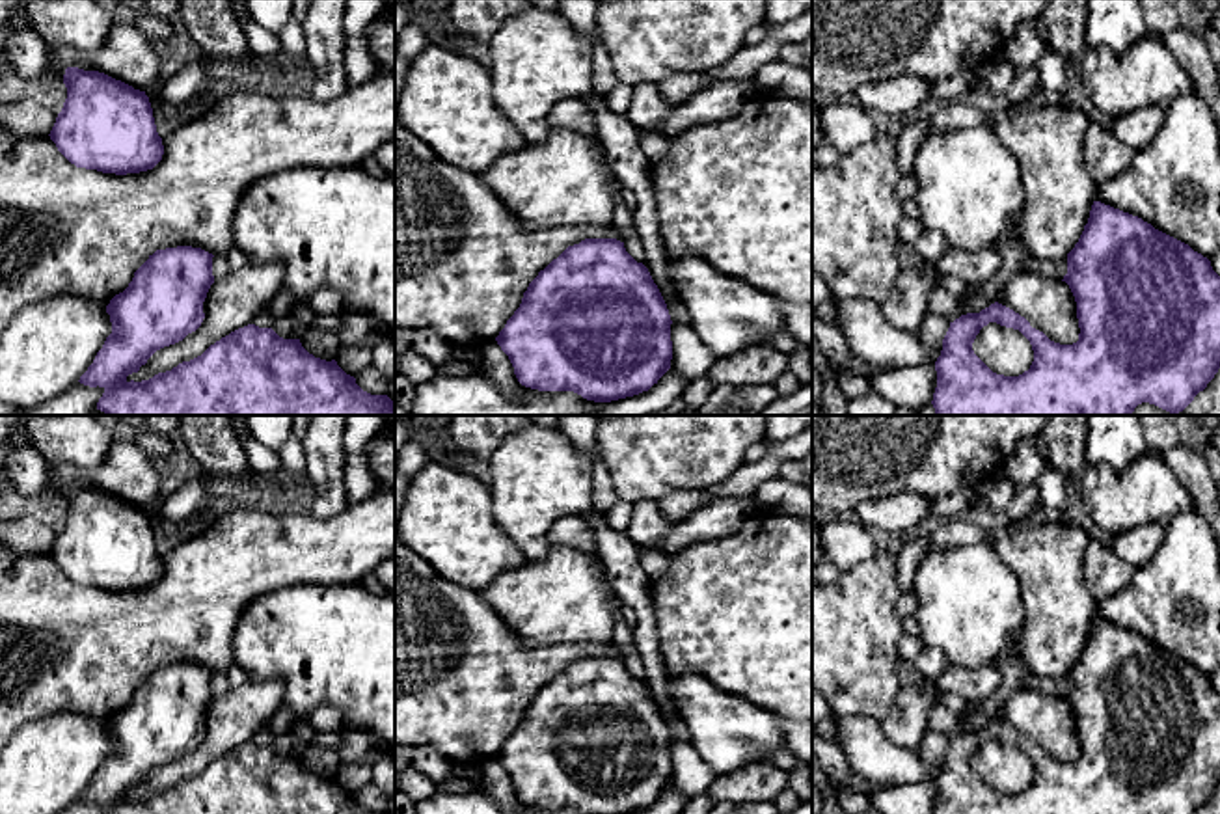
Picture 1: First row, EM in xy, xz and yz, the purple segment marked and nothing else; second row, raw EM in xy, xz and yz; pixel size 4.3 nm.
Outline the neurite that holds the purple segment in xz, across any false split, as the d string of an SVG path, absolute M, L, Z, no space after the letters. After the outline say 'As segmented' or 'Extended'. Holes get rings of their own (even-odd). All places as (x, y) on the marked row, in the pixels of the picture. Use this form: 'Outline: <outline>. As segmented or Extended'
Outline: M585 238L538 272L495 341L522 386L611 402L648 391L671 369L671 324L648 268L626 251L624 242Z. As segmented

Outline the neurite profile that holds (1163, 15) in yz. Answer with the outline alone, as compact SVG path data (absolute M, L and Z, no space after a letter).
M1140 0L1147 22L1147 34L1162 35L1175 28L1198 35L1209 26L1220 9L1220 0Z

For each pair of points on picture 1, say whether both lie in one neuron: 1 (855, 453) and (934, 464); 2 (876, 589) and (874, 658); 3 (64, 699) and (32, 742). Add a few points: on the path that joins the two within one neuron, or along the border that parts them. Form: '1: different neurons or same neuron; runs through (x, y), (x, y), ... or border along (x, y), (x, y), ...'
1: same neuron; runs through (874, 453), (915, 453)
2: same neuron; runs through (874, 606), (874, 641)
3: different neurons; border along (97, 719), (86, 714), (45, 714), (19, 729)

